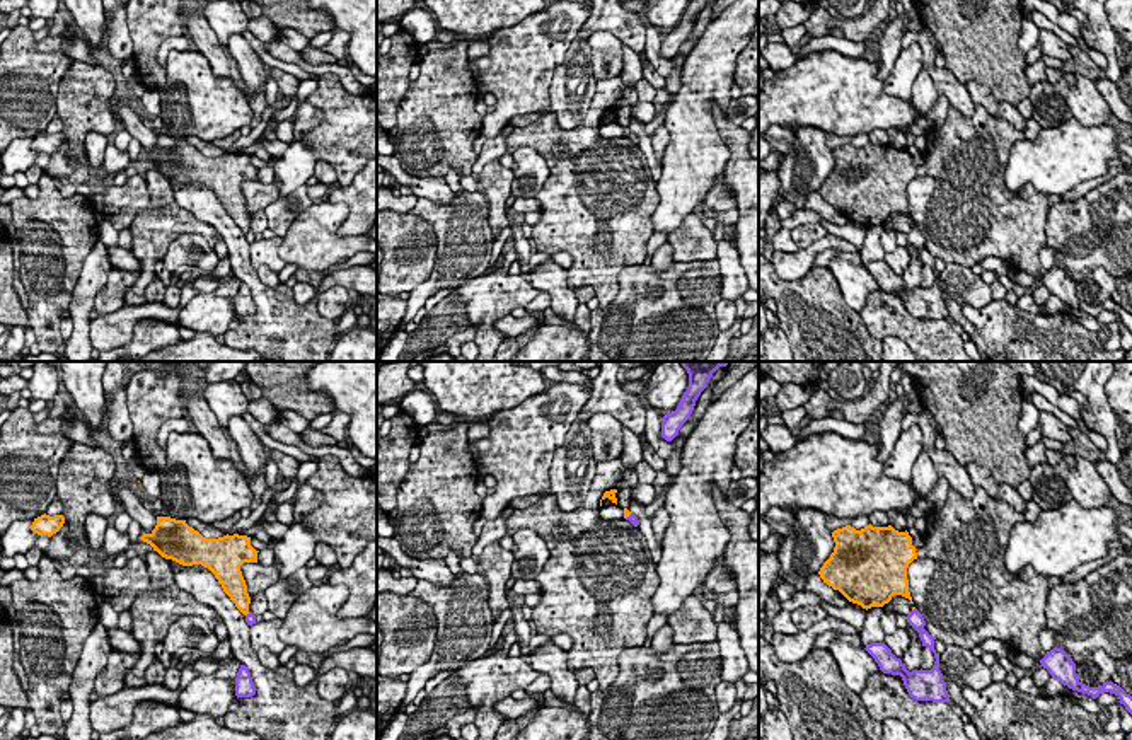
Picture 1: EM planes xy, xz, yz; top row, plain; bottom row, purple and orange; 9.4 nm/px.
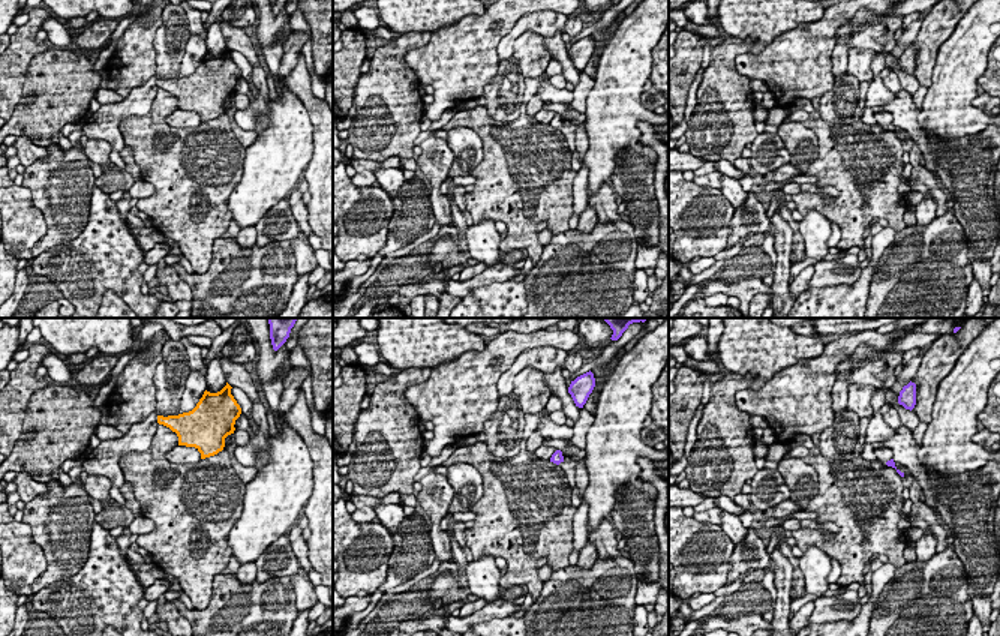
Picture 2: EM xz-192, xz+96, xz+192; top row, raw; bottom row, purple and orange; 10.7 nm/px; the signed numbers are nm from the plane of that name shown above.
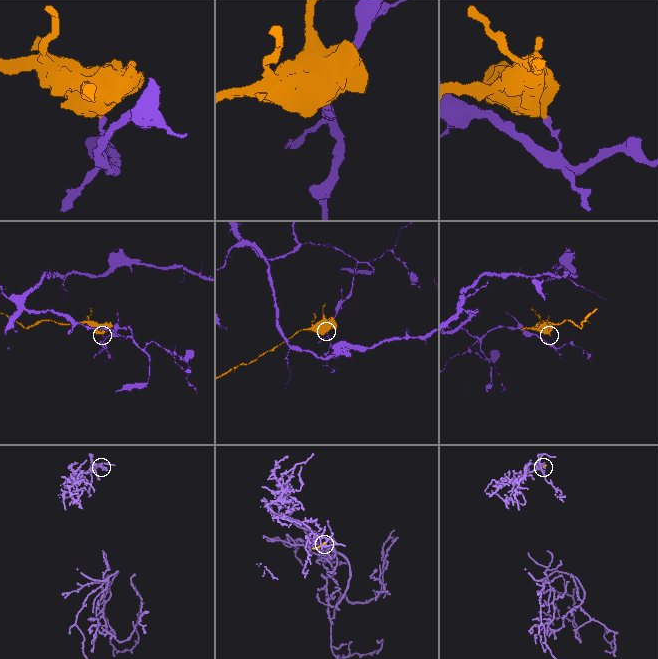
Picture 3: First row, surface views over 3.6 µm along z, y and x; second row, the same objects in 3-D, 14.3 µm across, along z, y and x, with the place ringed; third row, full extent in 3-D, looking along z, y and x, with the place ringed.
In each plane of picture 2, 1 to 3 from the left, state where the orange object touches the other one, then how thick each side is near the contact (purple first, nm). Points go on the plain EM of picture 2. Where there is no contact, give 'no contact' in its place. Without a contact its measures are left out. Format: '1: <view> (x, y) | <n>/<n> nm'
1: no contact
2: no contact
3: no contact

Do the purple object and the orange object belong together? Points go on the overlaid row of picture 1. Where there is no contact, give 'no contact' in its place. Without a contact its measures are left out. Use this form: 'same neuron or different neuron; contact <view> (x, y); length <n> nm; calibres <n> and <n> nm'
different neuron; contact xz (628, 517); length 80 nm; calibres 90 and 60 nm

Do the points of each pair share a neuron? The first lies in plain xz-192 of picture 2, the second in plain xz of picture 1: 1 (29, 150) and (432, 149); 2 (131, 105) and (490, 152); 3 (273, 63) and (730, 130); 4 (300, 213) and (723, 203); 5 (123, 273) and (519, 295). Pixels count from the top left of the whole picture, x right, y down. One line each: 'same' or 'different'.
1: different
2: same
3: same
4: different
5: same

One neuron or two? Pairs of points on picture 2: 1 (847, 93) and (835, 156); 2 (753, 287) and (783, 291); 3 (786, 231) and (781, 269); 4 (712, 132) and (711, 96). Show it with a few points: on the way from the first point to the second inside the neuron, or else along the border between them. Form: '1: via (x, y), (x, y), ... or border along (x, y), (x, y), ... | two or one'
1: border along (817, 111), (834, 123), (858, 120) | two
2: border along (772, 287), (771, 299) | two
3: via (783, 240), (783, 260) | one
4: via (712, 123), (712, 105) | one

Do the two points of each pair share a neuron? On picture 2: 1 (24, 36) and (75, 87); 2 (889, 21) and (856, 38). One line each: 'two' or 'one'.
1: two
2: one

